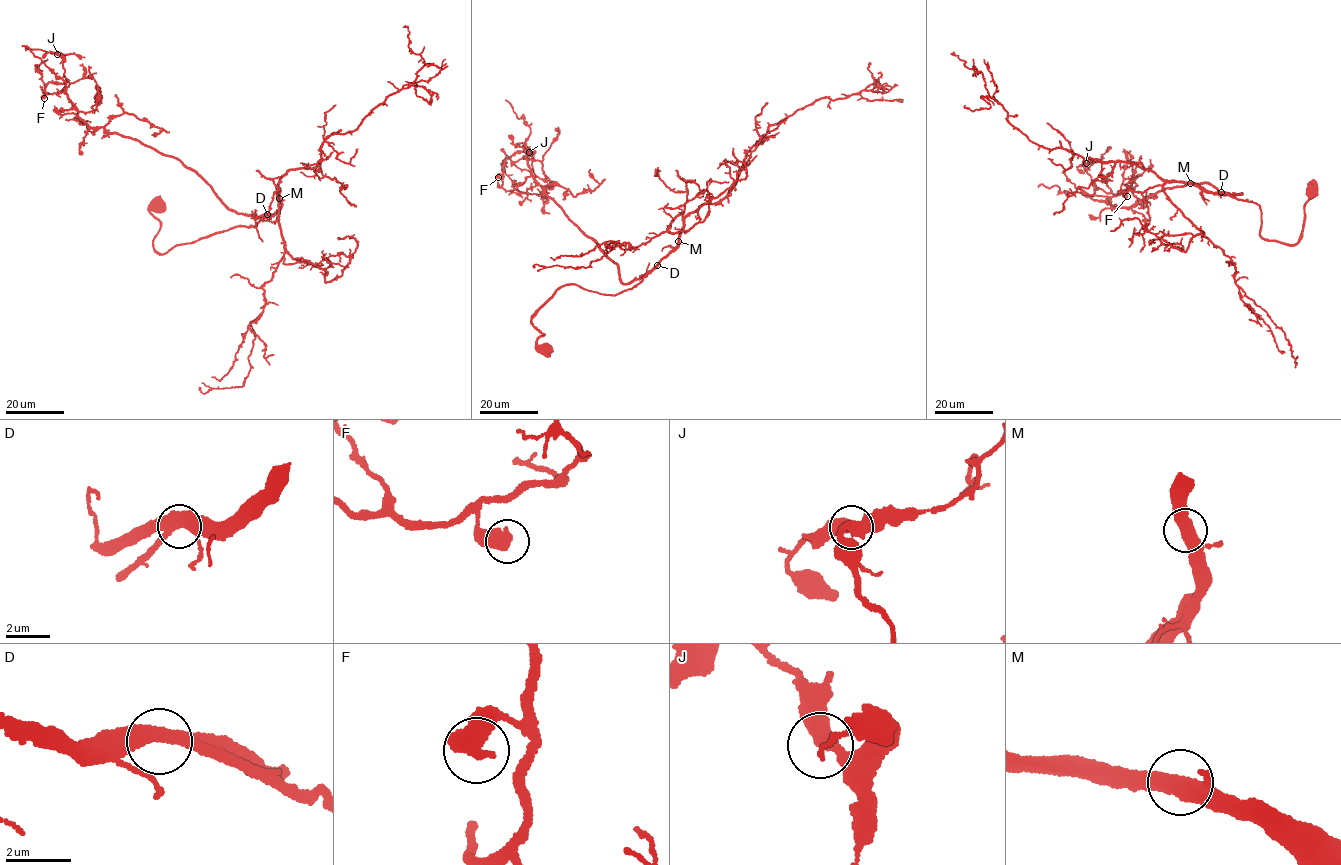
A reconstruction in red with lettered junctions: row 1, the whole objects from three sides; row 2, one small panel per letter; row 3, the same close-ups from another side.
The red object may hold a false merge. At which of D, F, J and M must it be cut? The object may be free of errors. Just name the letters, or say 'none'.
none

